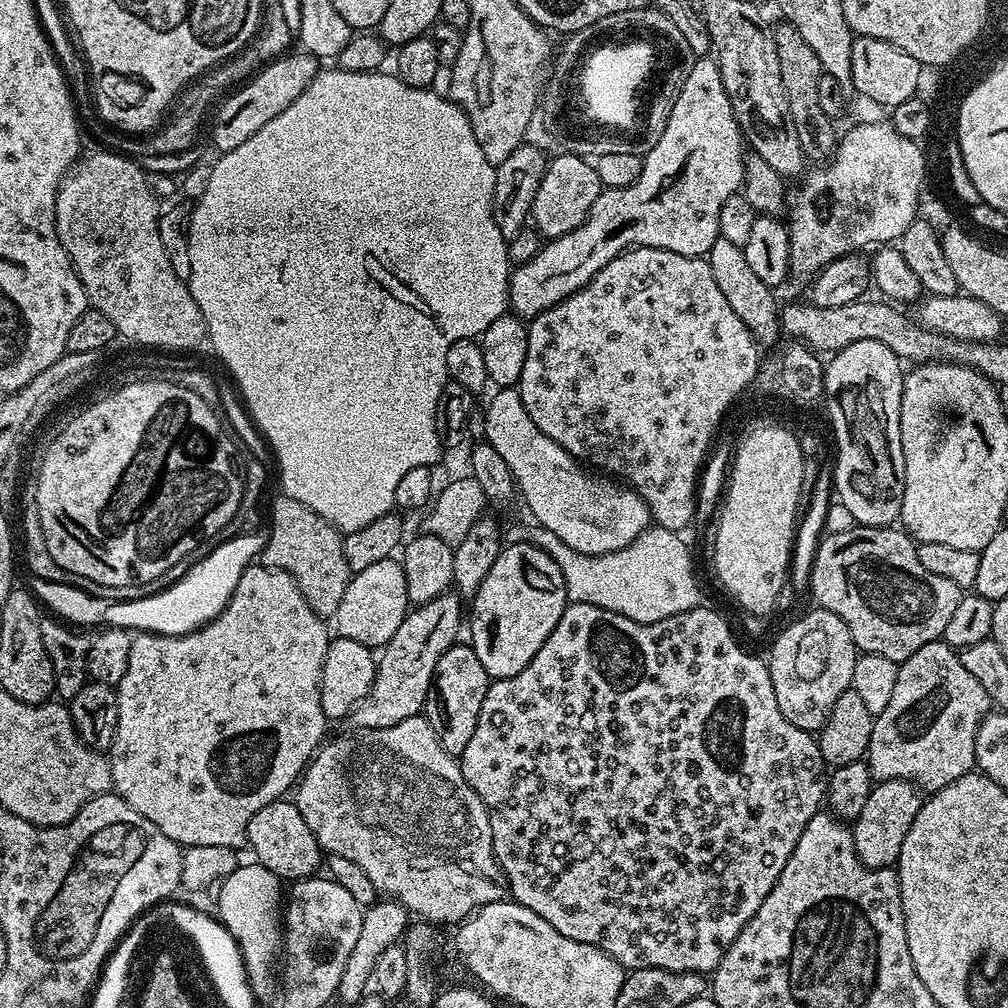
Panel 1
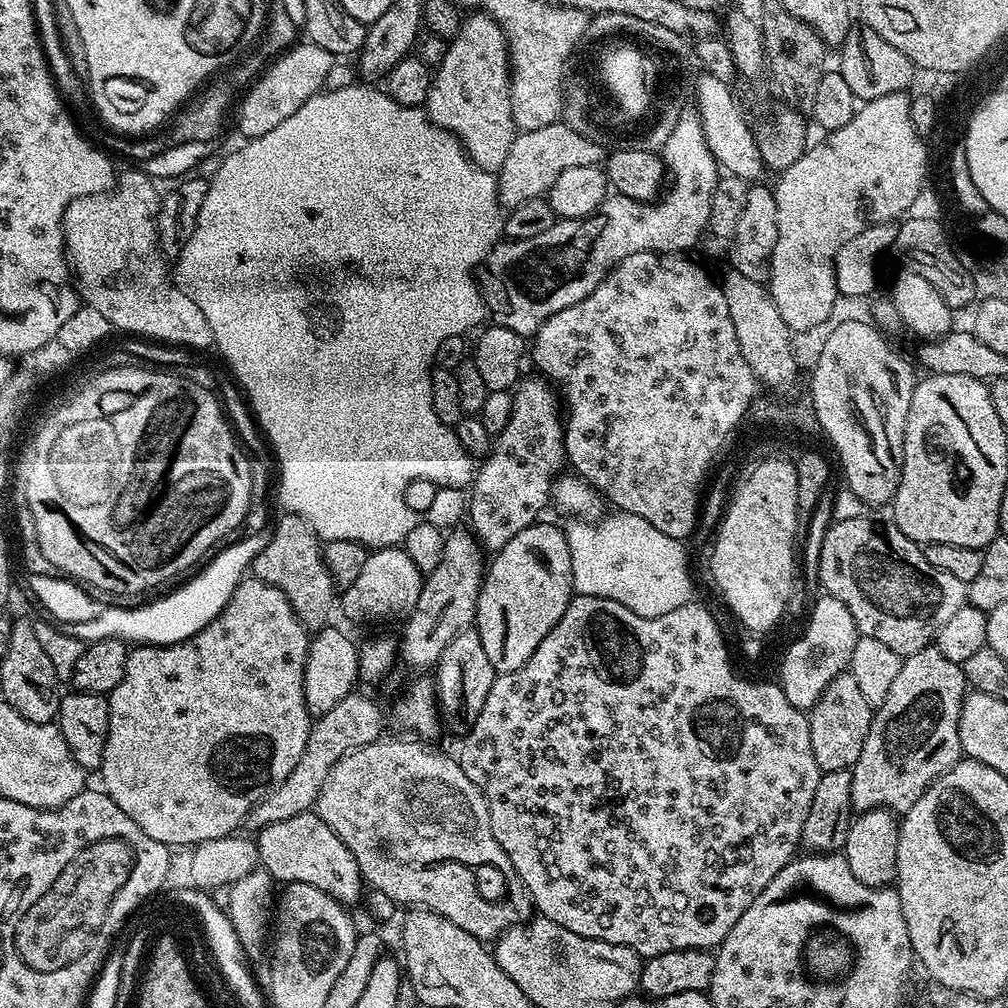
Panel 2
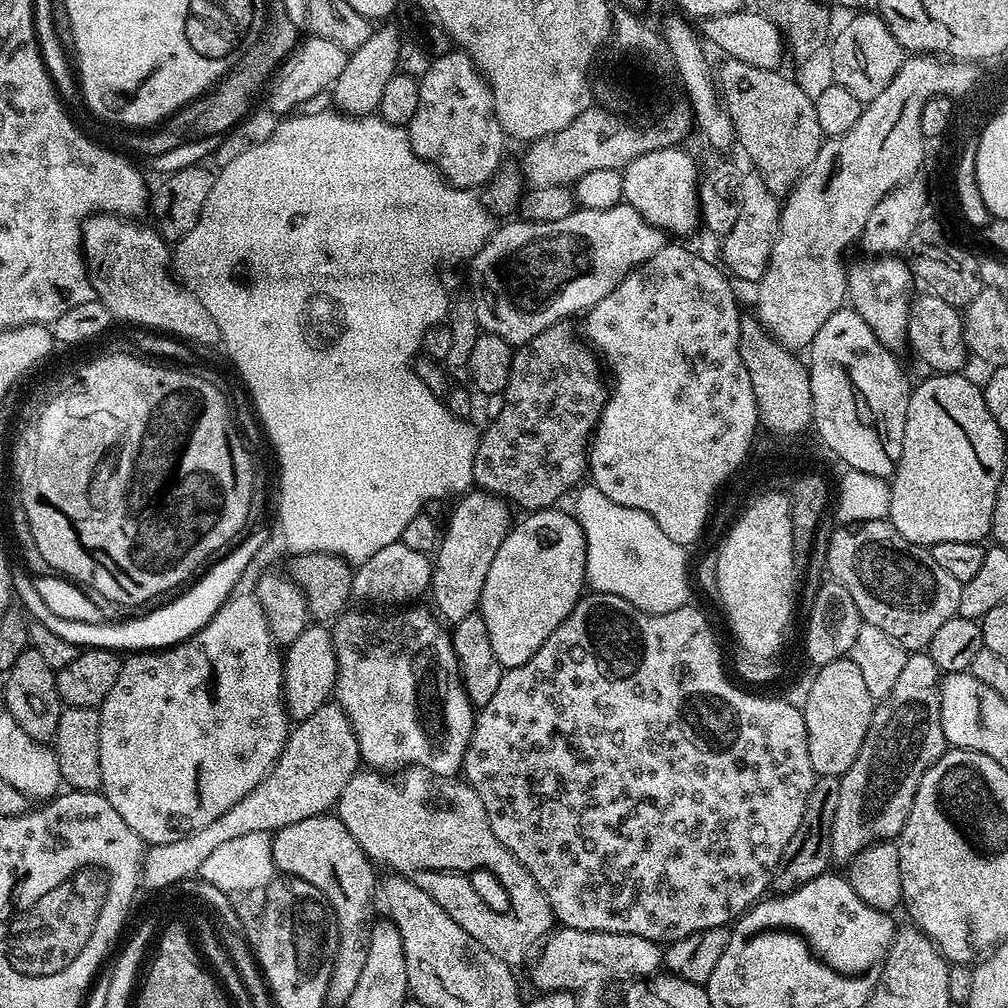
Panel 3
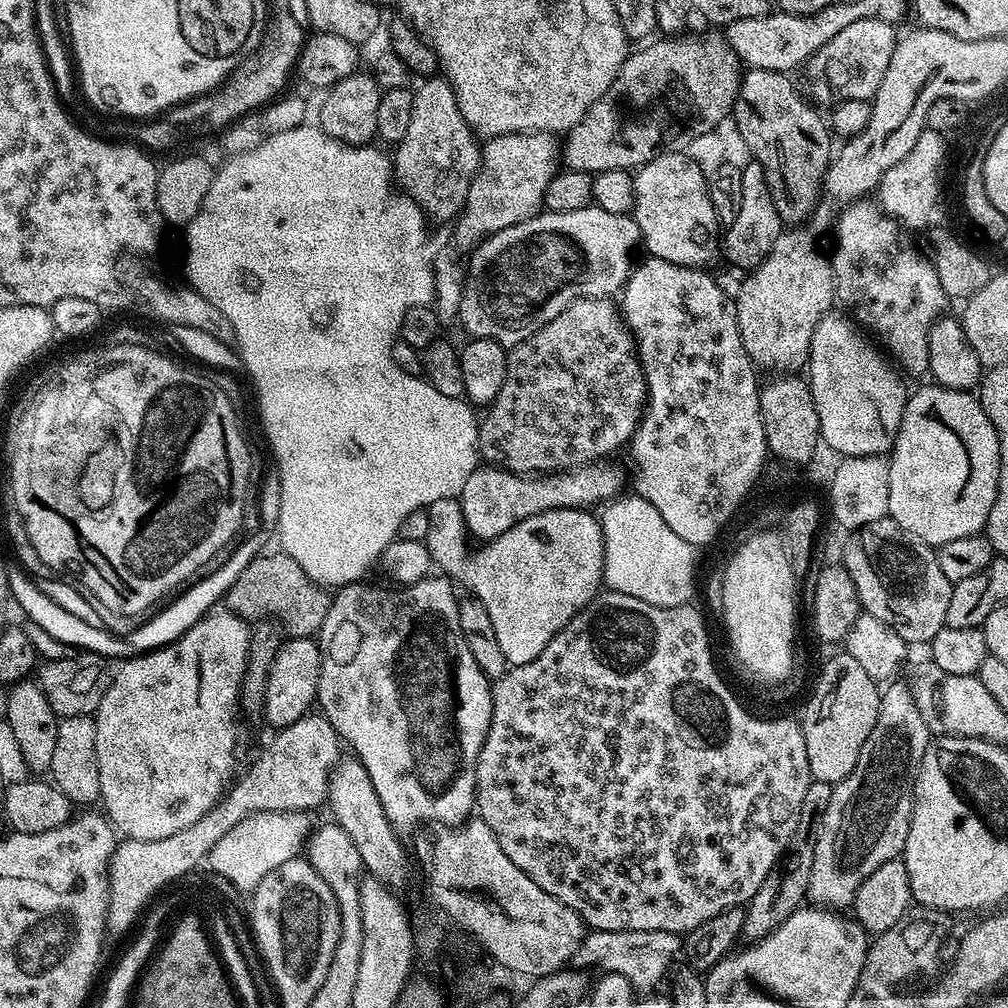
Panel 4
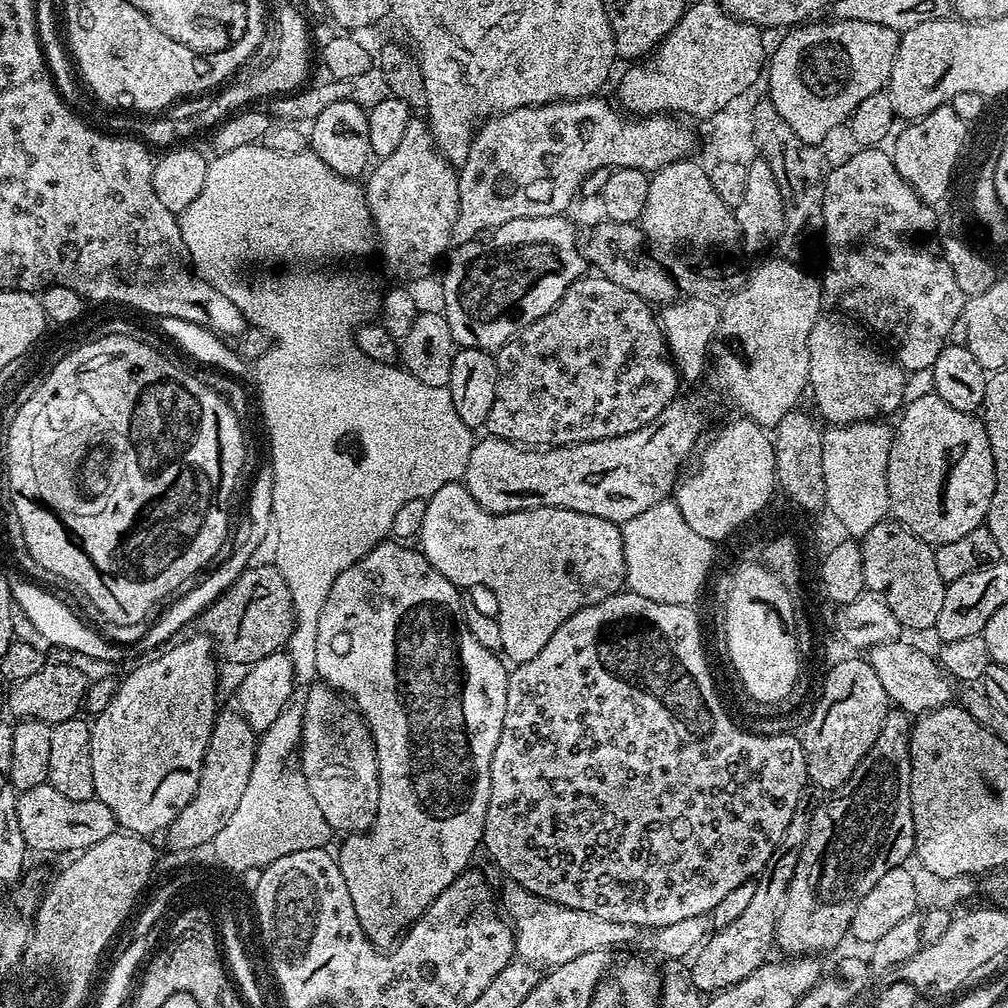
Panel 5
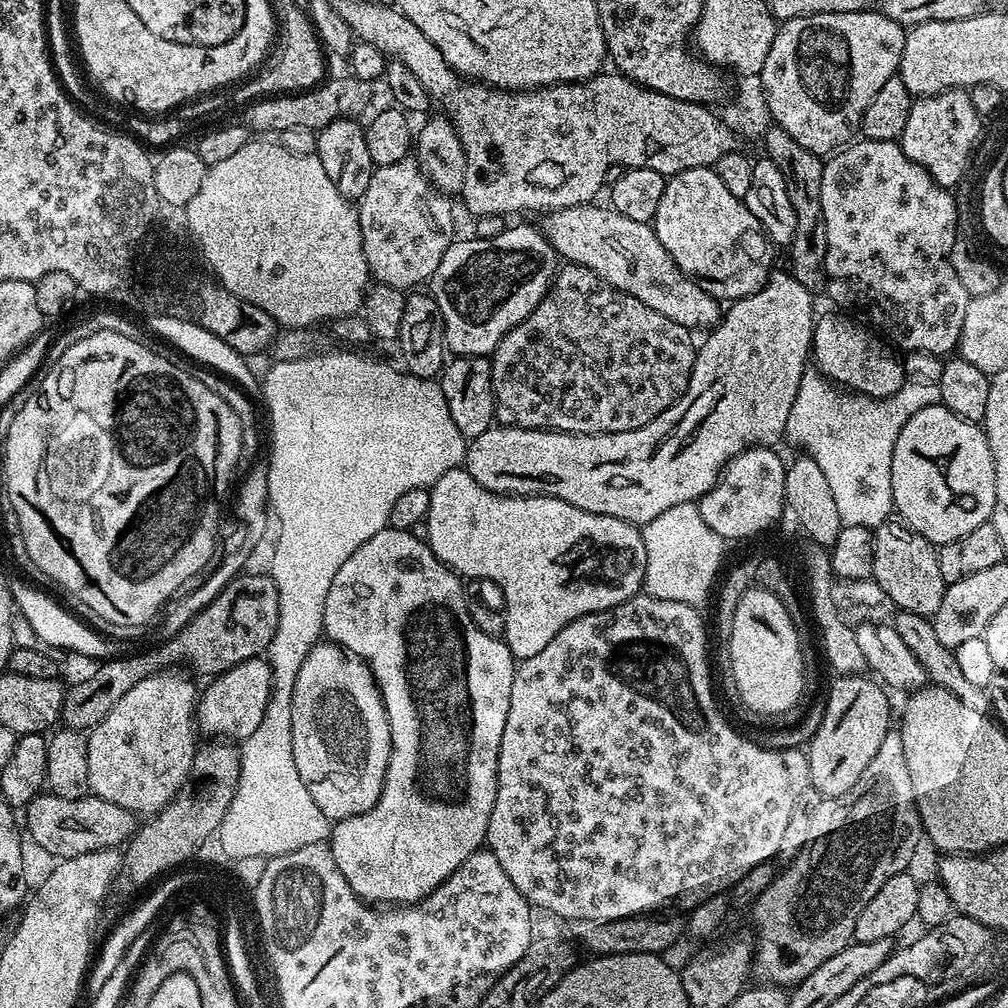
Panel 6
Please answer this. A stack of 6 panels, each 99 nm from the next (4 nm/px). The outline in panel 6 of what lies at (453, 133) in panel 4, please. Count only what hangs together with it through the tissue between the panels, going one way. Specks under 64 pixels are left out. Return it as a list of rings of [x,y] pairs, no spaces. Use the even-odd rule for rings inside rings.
[[[405,158],[390,166],[376,168],[370,178],[370,186],[366,186],[366,194],[358,201],[362,250],[371,279],[401,290],[415,289],[415,284],[420,284],[423,280],[424,283],[431,281],[442,260],[442,254],[446,254],[446,250],[454,243],[452,204],[442,193],[435,192],[440,190],[428,188],[429,177],[422,171],[421,165],[417,164],[412,158]]]

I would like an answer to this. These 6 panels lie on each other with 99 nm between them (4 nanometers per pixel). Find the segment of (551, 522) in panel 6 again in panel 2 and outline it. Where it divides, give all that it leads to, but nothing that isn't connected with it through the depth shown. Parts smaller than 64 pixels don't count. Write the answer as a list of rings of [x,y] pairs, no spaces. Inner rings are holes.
[[[537,522],[514,534],[491,557],[484,574],[474,627],[497,674],[518,670],[528,661],[530,654],[538,650],[538,642],[554,630],[574,595],[565,529],[544,523]]]

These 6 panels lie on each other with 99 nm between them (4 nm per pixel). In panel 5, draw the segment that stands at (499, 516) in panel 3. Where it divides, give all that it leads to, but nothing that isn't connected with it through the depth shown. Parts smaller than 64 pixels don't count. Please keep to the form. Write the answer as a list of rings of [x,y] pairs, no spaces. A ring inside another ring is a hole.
[[[677,398],[666,406],[666,410],[662,410],[662,414],[658,414],[658,418],[654,418],[654,422],[642,426],[642,430],[634,430],[618,438],[539,448],[525,447],[513,440],[500,440],[497,436],[485,435],[484,440],[477,439],[472,445],[470,462],[464,471],[462,483],[478,502],[478,506],[488,512],[520,512],[523,508],[565,508],[623,526],[630,518],[650,510],[655,504],[665,503],[673,495],[681,475],[680,467],[687,462],[692,451],[697,451],[703,432],[703,410],[692,400]]]

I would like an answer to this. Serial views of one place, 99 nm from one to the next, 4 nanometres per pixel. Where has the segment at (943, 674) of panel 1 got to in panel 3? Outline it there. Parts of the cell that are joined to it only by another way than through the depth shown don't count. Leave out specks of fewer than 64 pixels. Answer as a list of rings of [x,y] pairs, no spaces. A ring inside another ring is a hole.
[[[916,650],[911,653],[902,666],[902,674],[894,690],[875,705],[870,730],[866,734],[866,742],[862,742],[862,750],[858,750],[858,758],[854,758],[854,766],[846,770],[840,777],[838,790],[838,810],[834,810],[834,826],[830,830],[830,850],[832,860],[851,861],[866,846],[879,844],[882,840],[899,837],[904,829],[906,818],[912,809],[914,794],[922,782],[922,774],[949,747],[948,739],[942,734],[942,718],[940,717],[940,677],[938,666],[929,658],[927,651]]]

